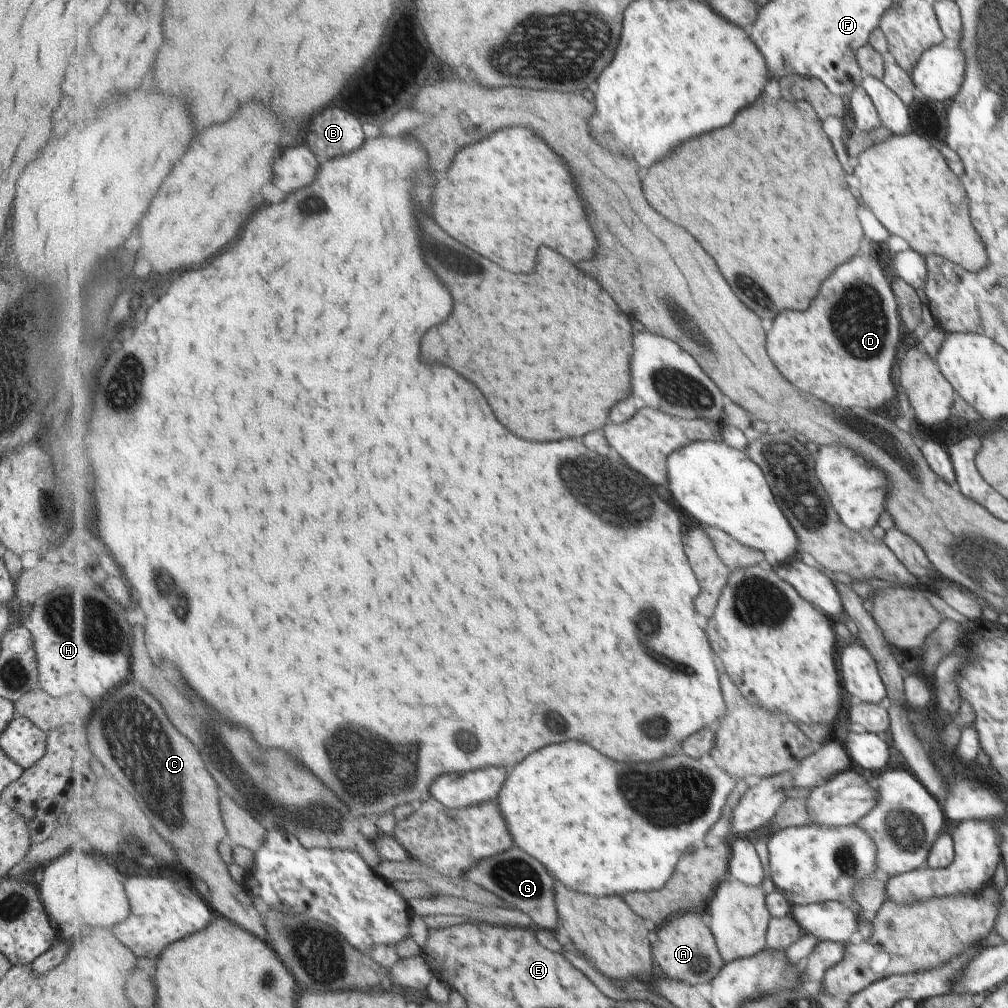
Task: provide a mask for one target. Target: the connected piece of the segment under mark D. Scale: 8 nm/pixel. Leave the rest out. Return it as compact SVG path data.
M859 256L851 258L841 266L841 270L837 270L837 274L833 274L833 278L829 278L829 282L825 282L825 286L821 286L817 298L809 302L807 310L785 310L775 316L765 337L768 358L776 370L781 370L789 384L805 390L806 395L817 396L826 405L857 413L877 411L879 406L895 396L891 368L895 360L895 342L899 340L900 303L891 289L877 264Z

